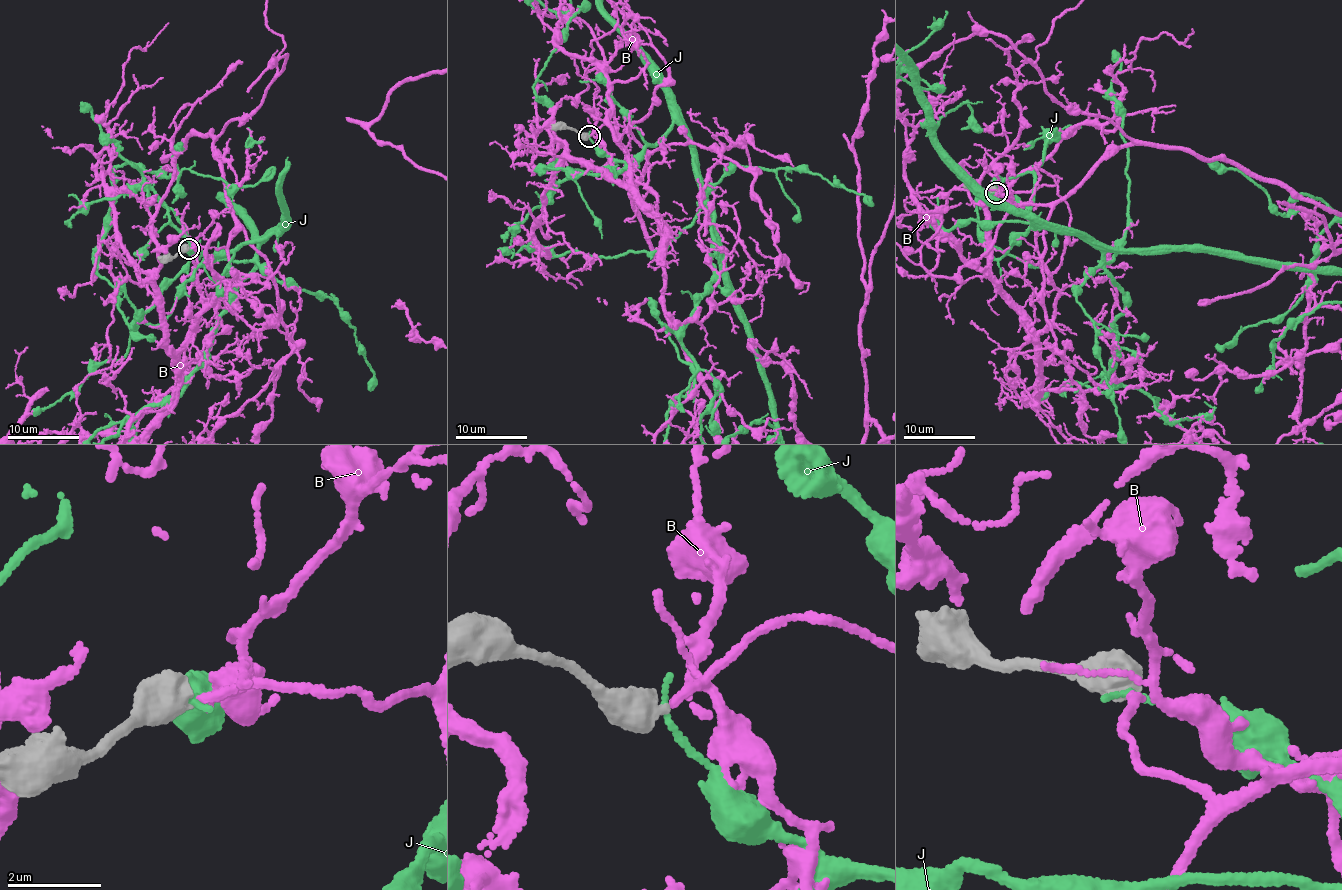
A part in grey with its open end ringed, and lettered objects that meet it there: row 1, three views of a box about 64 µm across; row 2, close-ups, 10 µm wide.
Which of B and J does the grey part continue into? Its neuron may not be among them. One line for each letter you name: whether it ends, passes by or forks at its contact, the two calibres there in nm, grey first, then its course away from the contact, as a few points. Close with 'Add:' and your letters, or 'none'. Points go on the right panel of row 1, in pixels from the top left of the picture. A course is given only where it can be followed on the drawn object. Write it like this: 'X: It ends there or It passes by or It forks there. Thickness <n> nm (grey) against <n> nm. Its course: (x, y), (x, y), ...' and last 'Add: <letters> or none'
B: It passes by. Thickness 500 nm (grey) against 120 nm
Add: B

